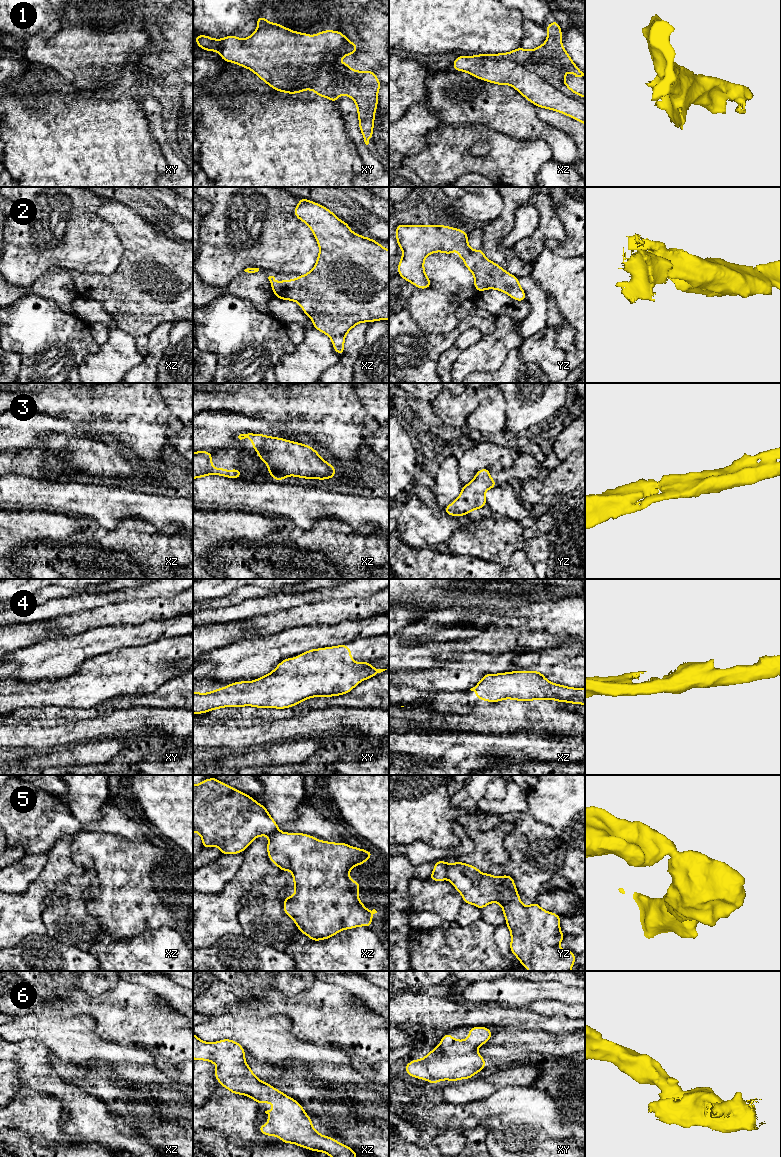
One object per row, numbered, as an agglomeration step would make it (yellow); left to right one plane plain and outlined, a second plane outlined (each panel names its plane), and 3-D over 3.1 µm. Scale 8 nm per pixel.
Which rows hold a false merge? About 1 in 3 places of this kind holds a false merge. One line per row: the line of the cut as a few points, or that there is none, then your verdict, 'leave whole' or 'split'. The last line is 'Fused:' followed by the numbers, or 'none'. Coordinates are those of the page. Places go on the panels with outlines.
1: no cut | leave whole
2: no cut | leave whole
3: no cut | leave whole
4: no cut | leave whole
5: yz (446, 864), (447, 877) | split
6: no cut | leave whole
Fused: 5

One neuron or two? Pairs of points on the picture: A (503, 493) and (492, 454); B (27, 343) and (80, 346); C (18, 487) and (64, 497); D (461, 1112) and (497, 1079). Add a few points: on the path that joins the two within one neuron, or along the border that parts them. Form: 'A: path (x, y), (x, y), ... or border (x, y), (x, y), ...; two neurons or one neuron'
A: border (510, 481), (498, 485); two neurons
B: path (40, 342), (67, 342); one neuron
C: path (29, 493), (53, 496); one neuron
D: border (494, 1093), (484, 1098), (458, 1105); two neurons

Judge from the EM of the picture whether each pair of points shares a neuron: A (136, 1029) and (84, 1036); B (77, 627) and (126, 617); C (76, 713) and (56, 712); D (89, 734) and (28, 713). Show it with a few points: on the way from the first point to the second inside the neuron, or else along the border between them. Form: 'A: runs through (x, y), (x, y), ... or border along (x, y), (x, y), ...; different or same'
A: border along (89, 1013), (95, 1020), (96, 1030), (111, 1040); different
B: runs through (89, 619), (95, 617), (114, 617); same
C: runs through (71, 713), (61, 713); same
D: border along (50, 718), (23, 719); different

